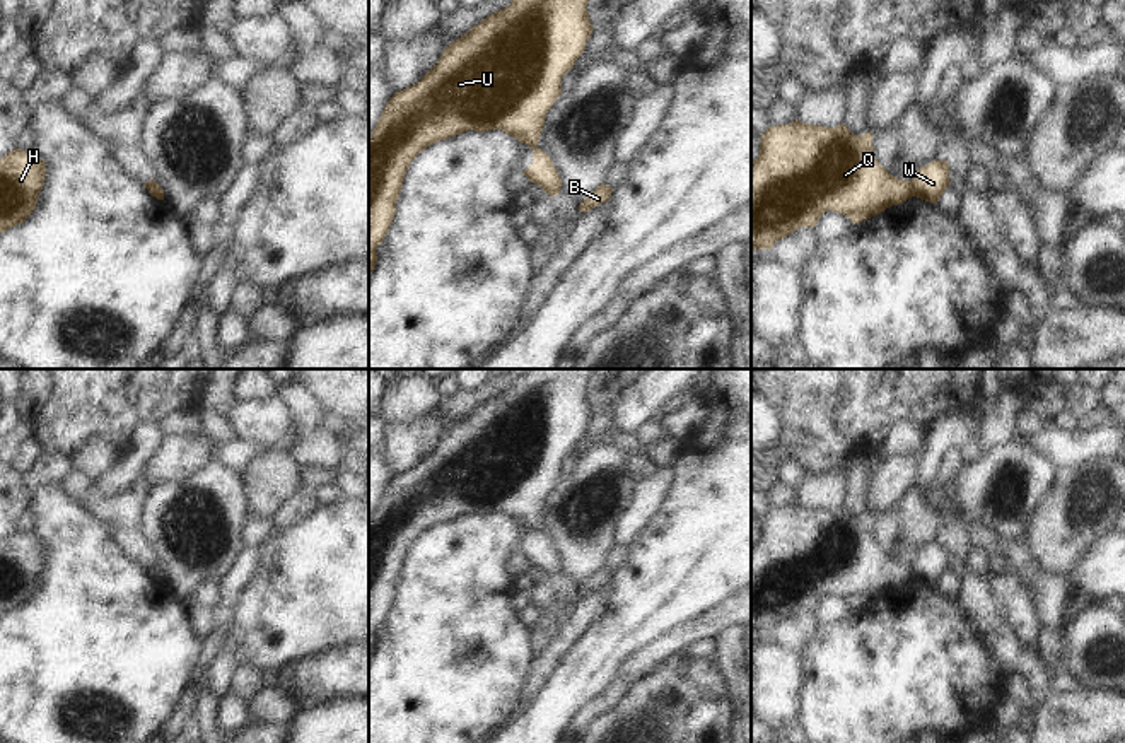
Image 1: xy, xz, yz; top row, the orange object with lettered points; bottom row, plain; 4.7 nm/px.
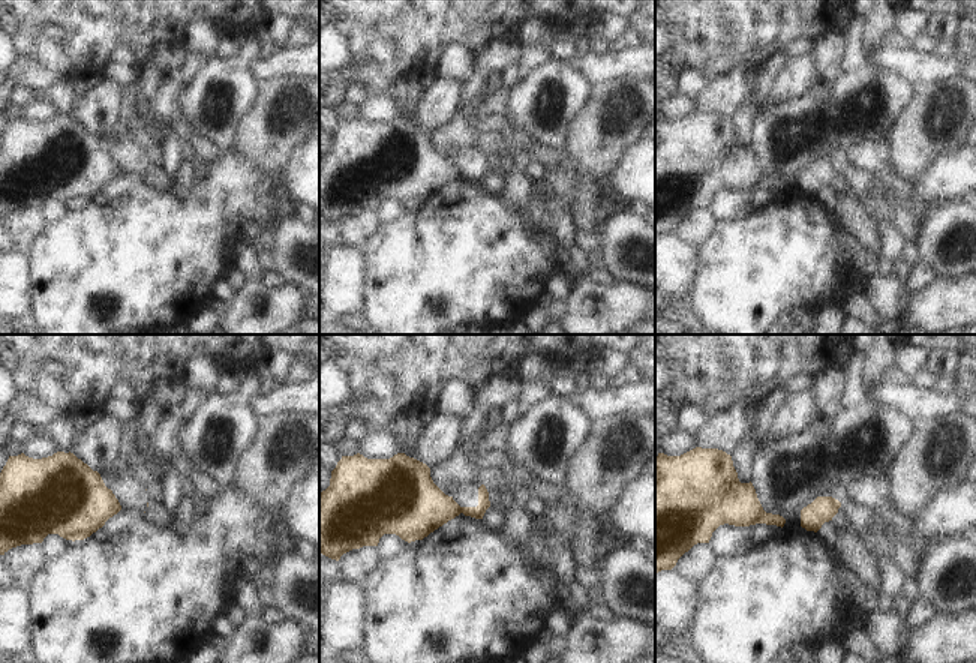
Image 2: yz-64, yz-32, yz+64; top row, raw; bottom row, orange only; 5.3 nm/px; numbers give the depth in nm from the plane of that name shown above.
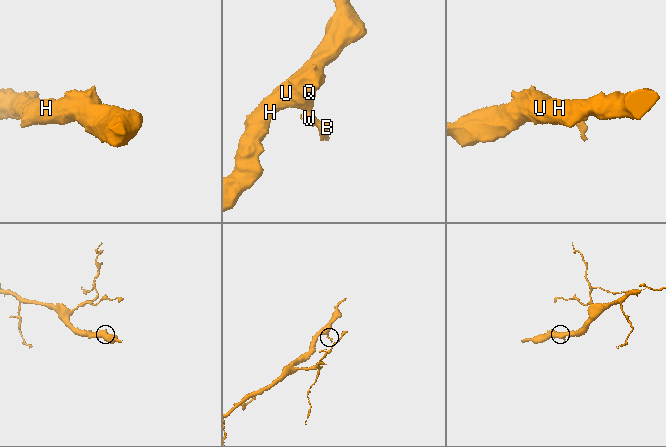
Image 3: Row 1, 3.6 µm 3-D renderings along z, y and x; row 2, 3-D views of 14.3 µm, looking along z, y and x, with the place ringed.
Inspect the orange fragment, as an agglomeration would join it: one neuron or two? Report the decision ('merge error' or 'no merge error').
merge error

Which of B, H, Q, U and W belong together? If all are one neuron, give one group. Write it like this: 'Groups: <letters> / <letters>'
Groups: B W / H Q U.

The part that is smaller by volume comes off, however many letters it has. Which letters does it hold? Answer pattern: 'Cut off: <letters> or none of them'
Cut off: B, W

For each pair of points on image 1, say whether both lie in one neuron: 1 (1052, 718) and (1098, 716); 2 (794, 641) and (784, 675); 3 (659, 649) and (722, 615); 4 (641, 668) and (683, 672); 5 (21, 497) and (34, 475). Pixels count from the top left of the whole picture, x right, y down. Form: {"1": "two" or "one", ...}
{"1": "one", "2": "two", "3": "one", "4": "two", "5": "two"}

